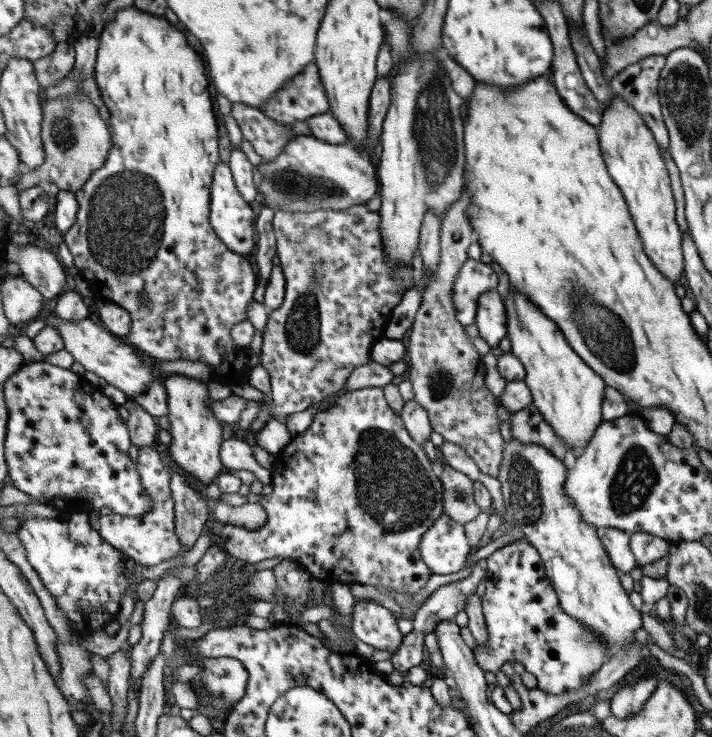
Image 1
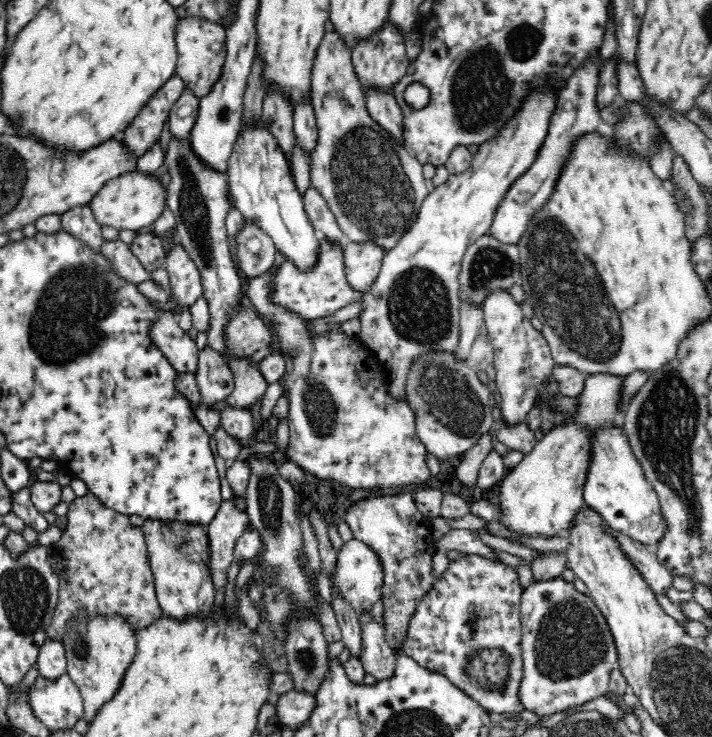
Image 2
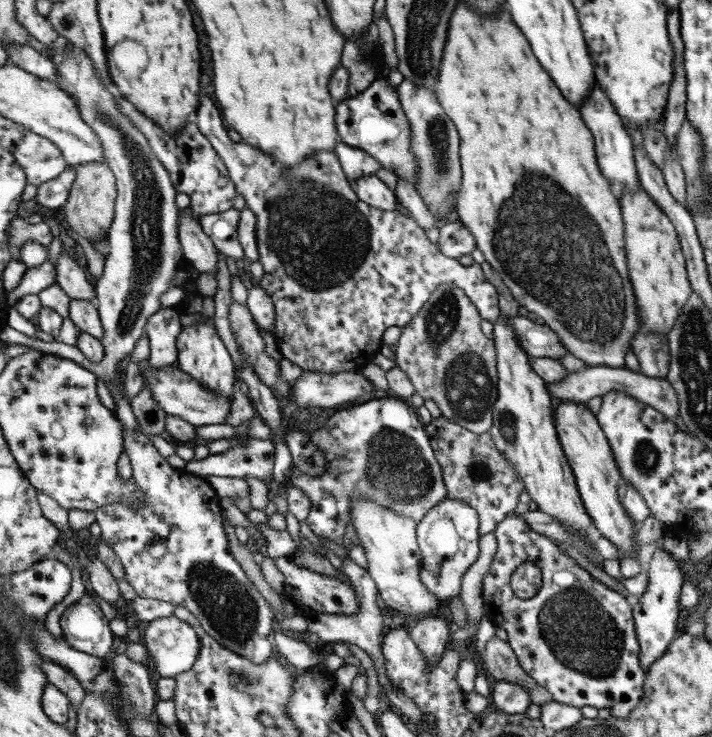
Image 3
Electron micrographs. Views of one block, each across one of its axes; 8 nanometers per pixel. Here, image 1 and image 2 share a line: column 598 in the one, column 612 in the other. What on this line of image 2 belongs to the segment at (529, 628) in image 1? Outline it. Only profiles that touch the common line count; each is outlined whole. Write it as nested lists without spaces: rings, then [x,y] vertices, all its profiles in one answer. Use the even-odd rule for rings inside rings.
[[[562,575],[544,580],[533,578],[521,592],[520,616],[522,621],[521,650],[525,674],[519,694],[526,711],[543,717],[579,707],[590,700],[606,696],[609,691],[611,673],[619,668],[619,655],[606,617],[596,606],[592,595],[578,592],[573,583],[566,582]]]

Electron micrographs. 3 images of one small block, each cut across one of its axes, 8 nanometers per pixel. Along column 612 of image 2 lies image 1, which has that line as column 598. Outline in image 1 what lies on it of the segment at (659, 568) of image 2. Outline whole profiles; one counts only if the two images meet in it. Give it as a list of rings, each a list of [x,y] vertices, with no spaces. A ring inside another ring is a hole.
[[[599,528],[598,535],[609,553],[613,566],[620,572],[629,574],[639,566],[635,553],[631,550],[631,533],[620,528]]]

